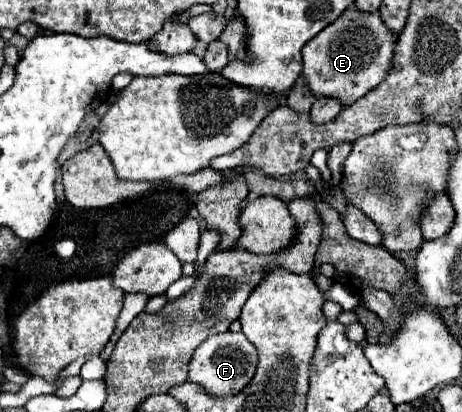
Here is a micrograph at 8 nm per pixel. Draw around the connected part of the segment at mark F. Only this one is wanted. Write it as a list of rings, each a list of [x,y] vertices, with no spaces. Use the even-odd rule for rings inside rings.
[[[224,332],[218,336],[210,336],[206,342],[198,346],[198,350],[190,360],[188,380],[204,386],[204,390],[208,390],[208,394],[214,394],[214,396],[236,394],[248,384],[248,380],[252,380],[256,372],[256,362],[258,362],[256,348],[248,342],[248,338],[242,332],[238,334]]]

